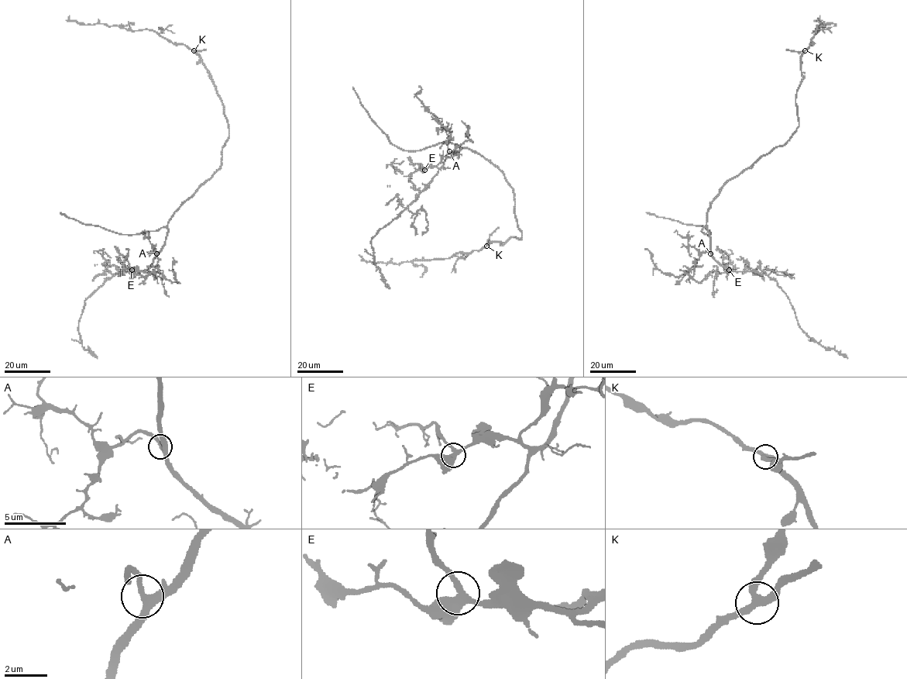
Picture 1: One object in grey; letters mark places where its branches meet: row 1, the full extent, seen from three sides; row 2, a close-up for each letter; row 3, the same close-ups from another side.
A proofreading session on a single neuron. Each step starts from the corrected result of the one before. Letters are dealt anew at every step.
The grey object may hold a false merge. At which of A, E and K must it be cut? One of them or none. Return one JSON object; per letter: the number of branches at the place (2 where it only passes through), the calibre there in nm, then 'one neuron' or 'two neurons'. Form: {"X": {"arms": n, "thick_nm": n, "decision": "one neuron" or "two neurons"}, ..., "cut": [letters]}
{"A": {"arms": 3, "thick_nm": 280, "decision": "one neuron"}, "E": {"arms": 3, "thick_nm": 300, "decision": "one neuron"}, "K": {"arms": 3, "thick_nm": 300, "decision": "one neuron"}, "cut": []}

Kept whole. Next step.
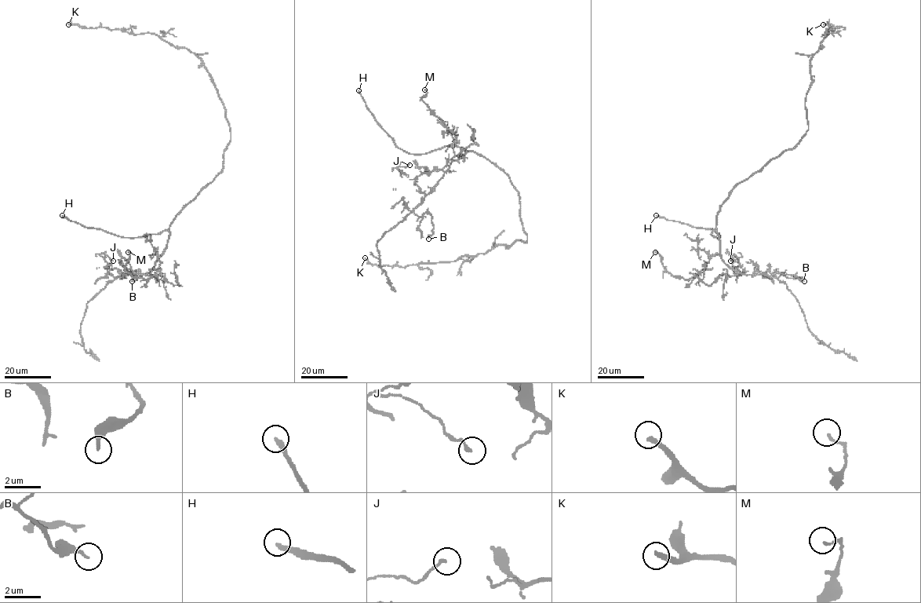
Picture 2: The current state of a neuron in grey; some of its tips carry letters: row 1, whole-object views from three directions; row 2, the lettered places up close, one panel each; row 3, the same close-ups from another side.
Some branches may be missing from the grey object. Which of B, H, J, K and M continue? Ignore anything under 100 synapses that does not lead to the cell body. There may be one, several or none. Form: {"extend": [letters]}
{"extend": ["H", "K"]}

